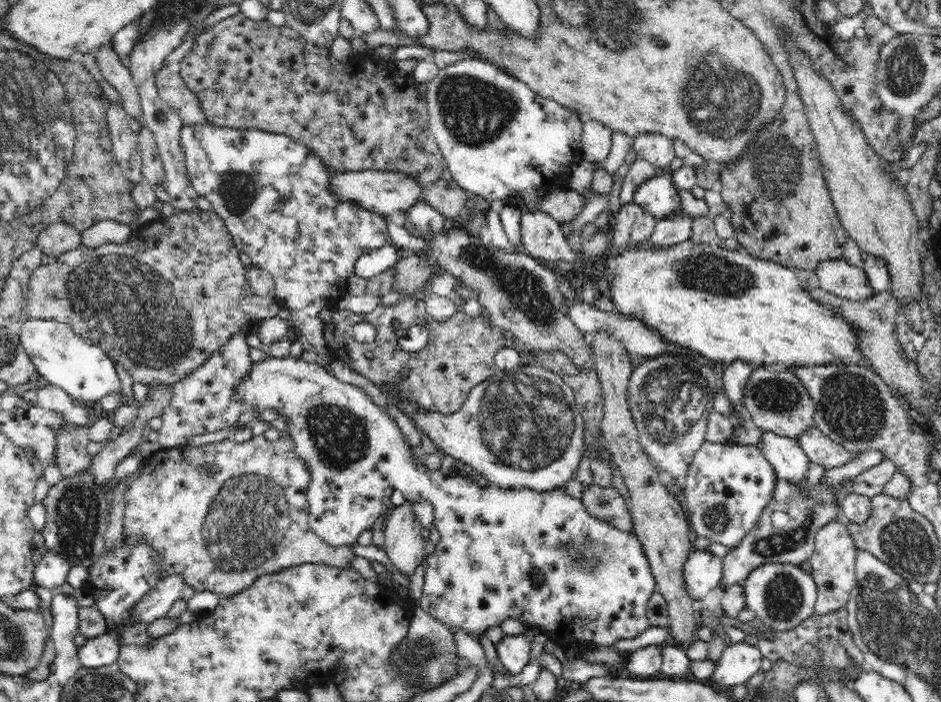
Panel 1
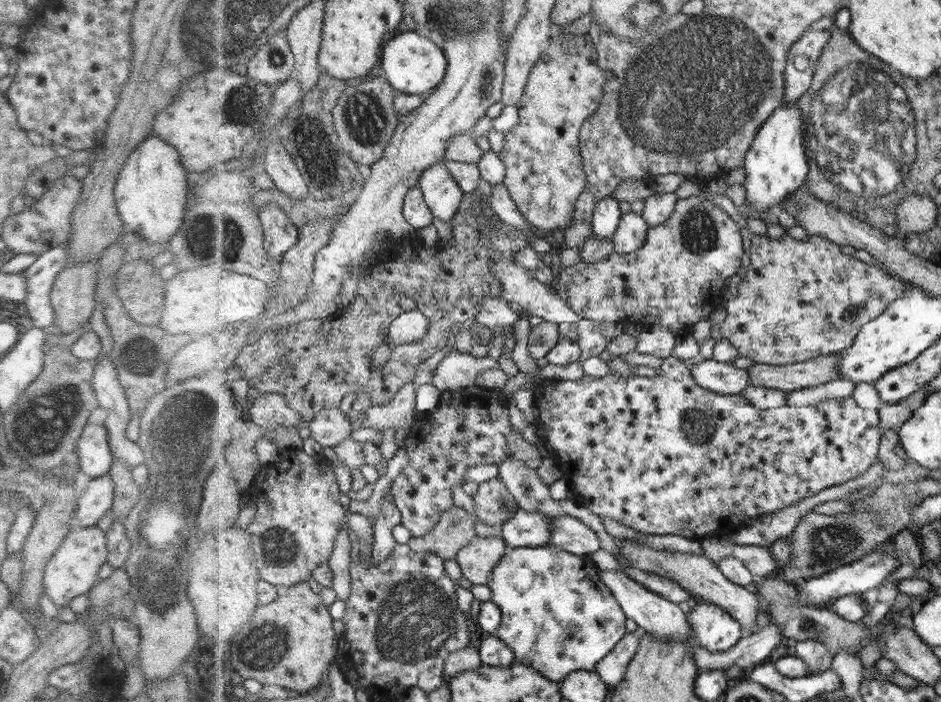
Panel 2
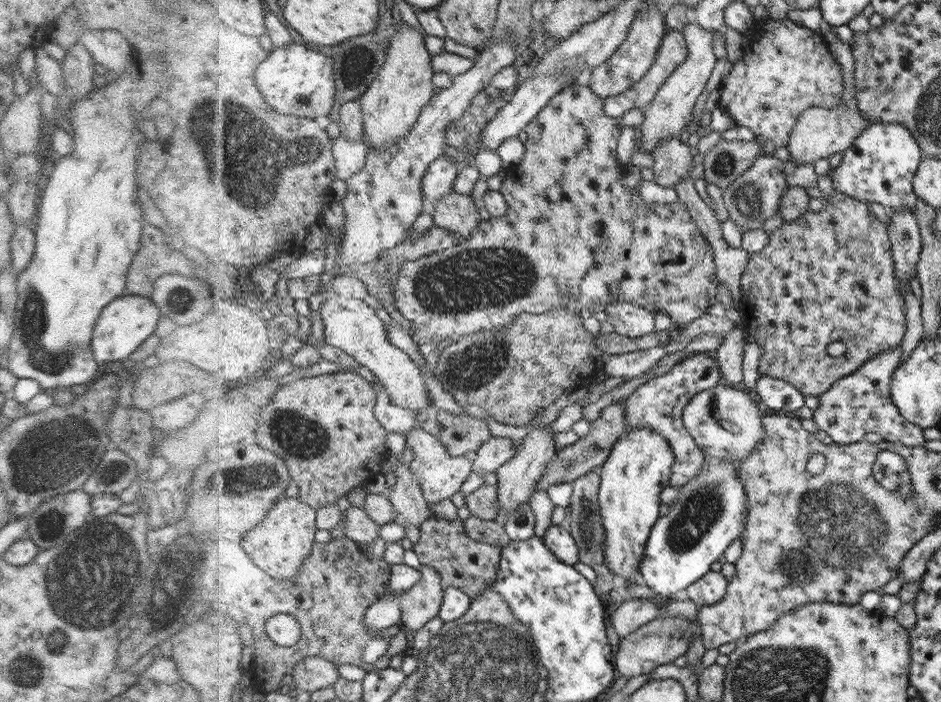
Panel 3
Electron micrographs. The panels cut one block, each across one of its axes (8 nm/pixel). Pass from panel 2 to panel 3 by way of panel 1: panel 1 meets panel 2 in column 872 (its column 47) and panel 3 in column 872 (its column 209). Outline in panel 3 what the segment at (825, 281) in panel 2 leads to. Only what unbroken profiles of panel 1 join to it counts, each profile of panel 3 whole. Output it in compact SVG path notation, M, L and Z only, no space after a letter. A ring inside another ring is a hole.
M833 191L830 196L824 199L824 206L820 212L806 211L796 220L789 223L784 222L780 228L769 233L769 243L758 252L753 252L748 256L748 262L744 266L744 272L740 278L740 288L742 298L737 302L738 312L741 314L744 331L751 336L749 340L761 347L759 357L758 375L760 377L771 377L789 382L802 395L818 397L827 392L834 381L853 374L860 369L864 363L871 360L871 357L880 355L889 349L900 347L906 334L906 312L904 311L904 298L901 288L898 286L897 272L895 271L896 262L893 260L892 243L887 236L888 229L872 209L860 200L856 200L842 191ZM832 342L842 342L846 345L846 353L842 356L830 356L826 351Z

